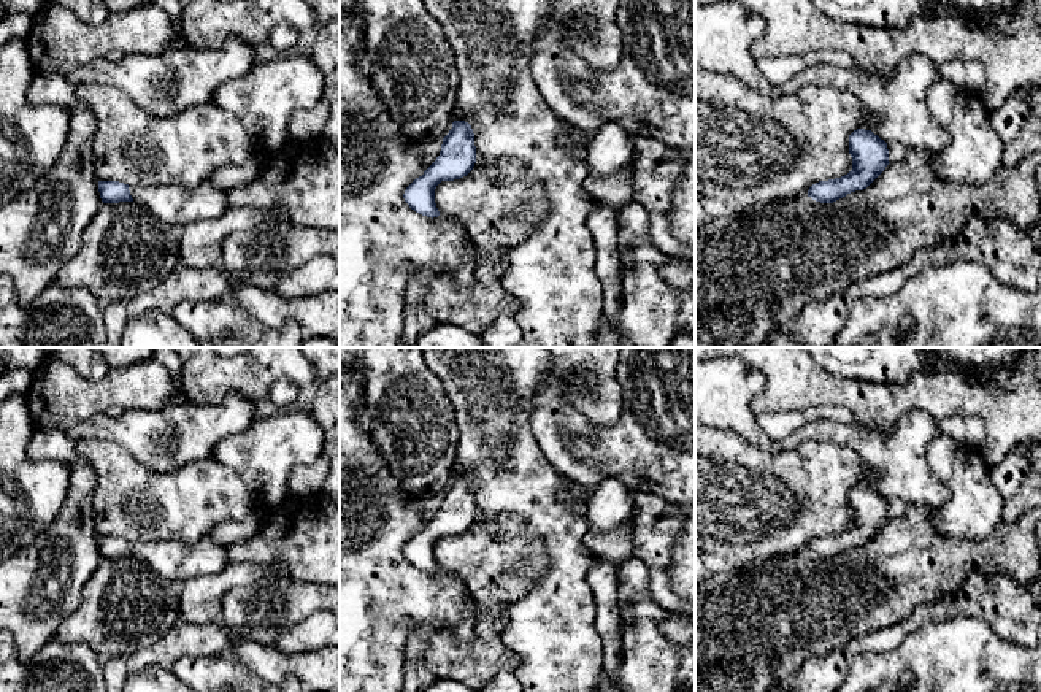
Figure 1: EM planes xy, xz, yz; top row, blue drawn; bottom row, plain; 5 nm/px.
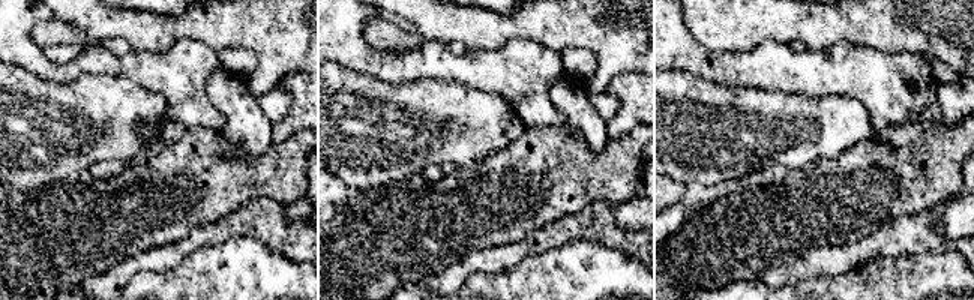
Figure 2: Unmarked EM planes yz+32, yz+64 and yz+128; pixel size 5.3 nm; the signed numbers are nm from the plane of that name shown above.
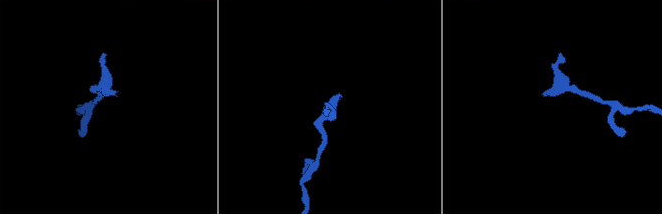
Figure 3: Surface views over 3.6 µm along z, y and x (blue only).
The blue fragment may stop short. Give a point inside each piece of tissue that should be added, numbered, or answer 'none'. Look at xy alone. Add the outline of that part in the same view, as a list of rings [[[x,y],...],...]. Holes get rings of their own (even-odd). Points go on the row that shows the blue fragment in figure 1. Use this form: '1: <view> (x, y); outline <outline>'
1: xy (175, 205); outline [[[209,181],[192,189],[179,186],[130,186],[129,190],[135,203],[149,210],[163,222],[178,227],[221,217],[230,208],[225,189]]]

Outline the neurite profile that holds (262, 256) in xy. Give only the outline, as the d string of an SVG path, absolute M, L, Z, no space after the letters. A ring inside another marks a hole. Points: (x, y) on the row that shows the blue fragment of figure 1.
M271 219L230 233L222 241L219 267L230 279L241 279L260 289L275 290L286 276L316 256L340 257L340 229L321 230Z

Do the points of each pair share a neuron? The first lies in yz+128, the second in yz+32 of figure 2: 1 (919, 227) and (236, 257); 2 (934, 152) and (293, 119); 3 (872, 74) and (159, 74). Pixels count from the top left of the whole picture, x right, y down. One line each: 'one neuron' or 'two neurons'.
1: two neurons
2: two neurons
3: one neuron

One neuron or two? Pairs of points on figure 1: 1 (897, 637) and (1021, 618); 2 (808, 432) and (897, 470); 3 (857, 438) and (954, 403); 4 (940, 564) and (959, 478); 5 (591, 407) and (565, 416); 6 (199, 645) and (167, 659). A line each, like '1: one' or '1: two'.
1: one
2: one
3: two
4: two
5: two
6: one

